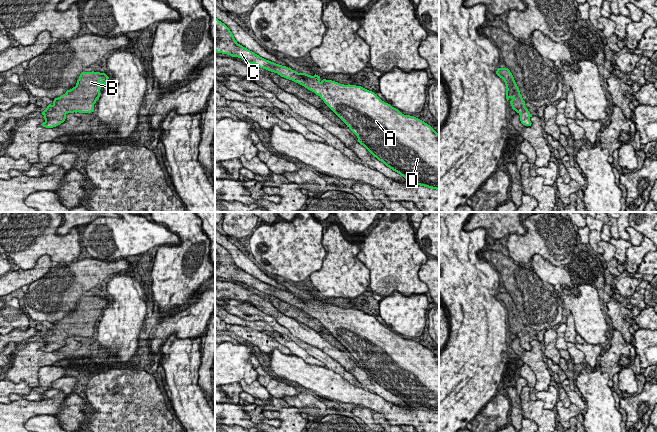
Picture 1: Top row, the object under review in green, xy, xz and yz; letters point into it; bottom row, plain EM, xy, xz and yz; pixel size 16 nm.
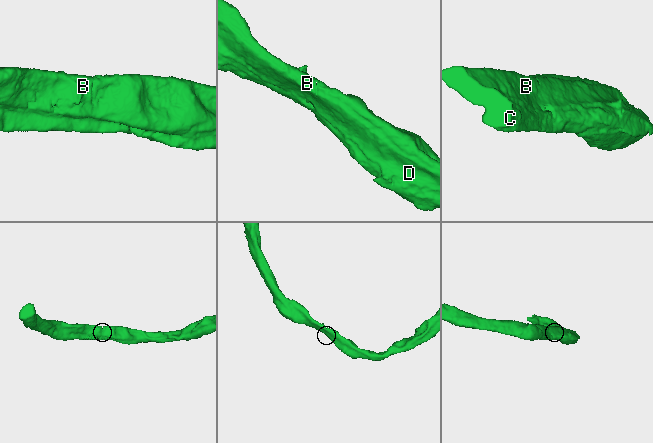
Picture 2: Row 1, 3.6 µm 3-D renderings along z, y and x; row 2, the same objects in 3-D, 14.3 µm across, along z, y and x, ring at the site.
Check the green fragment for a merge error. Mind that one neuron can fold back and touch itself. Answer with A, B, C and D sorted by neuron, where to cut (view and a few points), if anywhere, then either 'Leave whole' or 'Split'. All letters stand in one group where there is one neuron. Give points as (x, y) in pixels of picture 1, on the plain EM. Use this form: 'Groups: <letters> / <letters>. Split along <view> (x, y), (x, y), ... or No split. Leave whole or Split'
Groups: A B C D. No split. Leave whole

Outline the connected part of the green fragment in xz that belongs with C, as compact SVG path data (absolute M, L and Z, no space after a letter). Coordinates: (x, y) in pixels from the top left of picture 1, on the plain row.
M215 241L215 275L238 281L248 288L277 297L318 319L324 327L347 349L374 381L399 397L410 407L439 414L439 358L424 345L402 338L382 325L374 316L361 310L344 309L332 304L320 304L318 299L298 297L290 291L266 284L235 264L230 253Z

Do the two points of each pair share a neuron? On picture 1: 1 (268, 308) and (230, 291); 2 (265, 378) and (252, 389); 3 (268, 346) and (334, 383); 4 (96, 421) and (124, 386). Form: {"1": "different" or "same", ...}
{"1": "same", "2": "different", "3": "different", "4": "same"}

